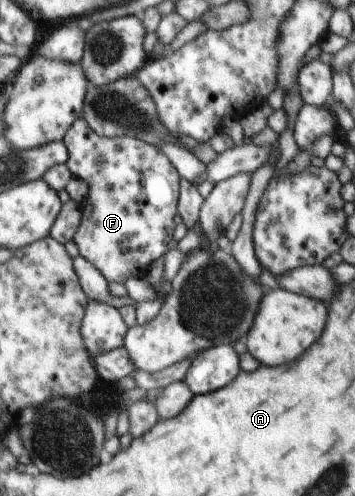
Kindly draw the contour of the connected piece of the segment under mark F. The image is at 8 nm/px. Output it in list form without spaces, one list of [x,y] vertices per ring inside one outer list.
[[[78,118],[61,140],[69,152],[66,165],[73,177],[80,178],[88,186],[87,198],[79,205],[81,220],[72,241],[78,255],[90,262],[108,283],[121,283],[129,276],[129,268],[149,268],[167,250],[167,242],[173,232],[173,216],[178,208],[181,178],[175,167],[157,149],[135,137],[104,137],[95,134],[84,118]]]

